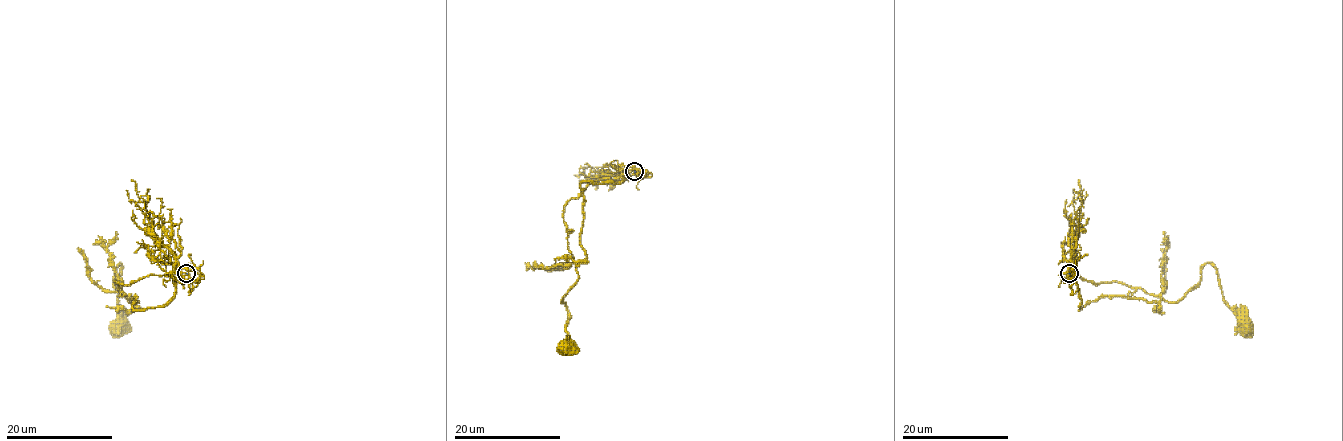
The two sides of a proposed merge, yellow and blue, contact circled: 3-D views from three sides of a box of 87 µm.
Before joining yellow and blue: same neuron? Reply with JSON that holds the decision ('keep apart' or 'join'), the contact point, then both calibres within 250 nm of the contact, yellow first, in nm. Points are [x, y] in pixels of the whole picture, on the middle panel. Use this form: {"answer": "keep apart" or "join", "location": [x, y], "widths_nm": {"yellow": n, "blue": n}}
{"answer": "keep apart", "location": [634, 171], "widths_nm": {"yellow": 130, "blue": 50}}

